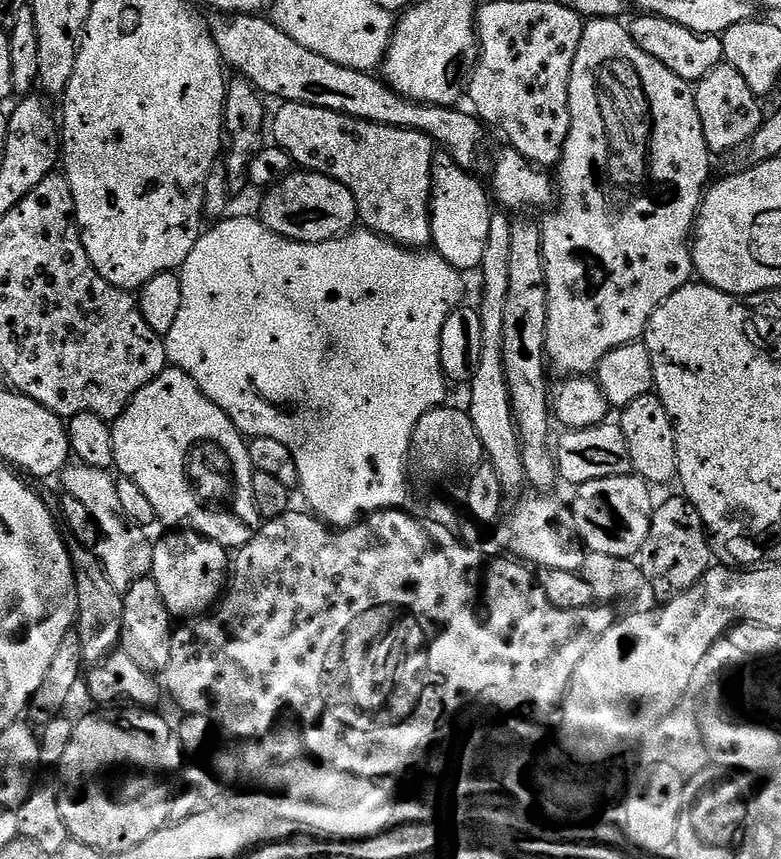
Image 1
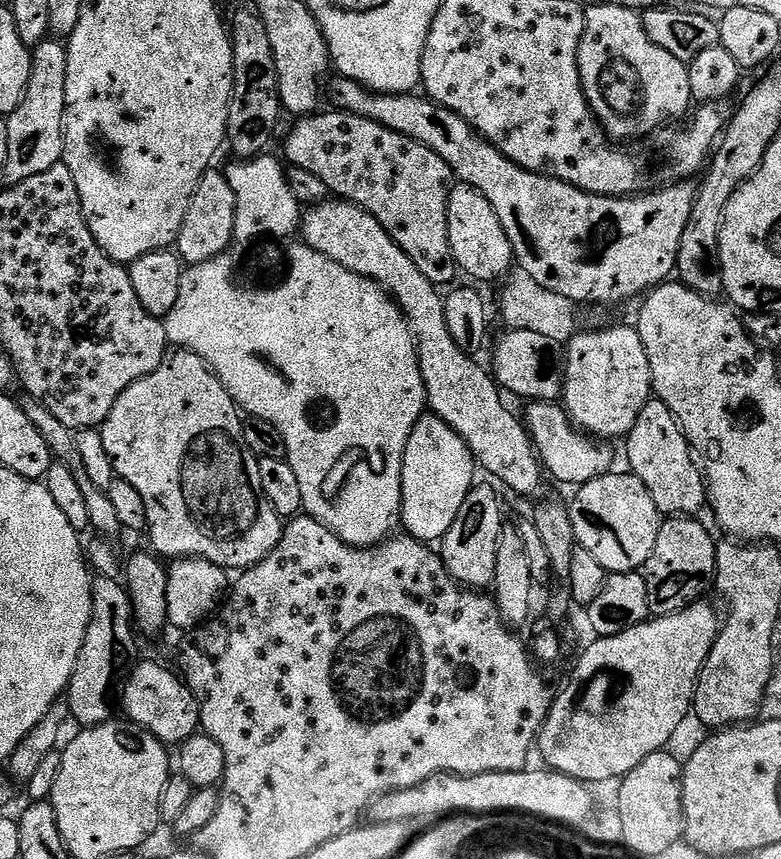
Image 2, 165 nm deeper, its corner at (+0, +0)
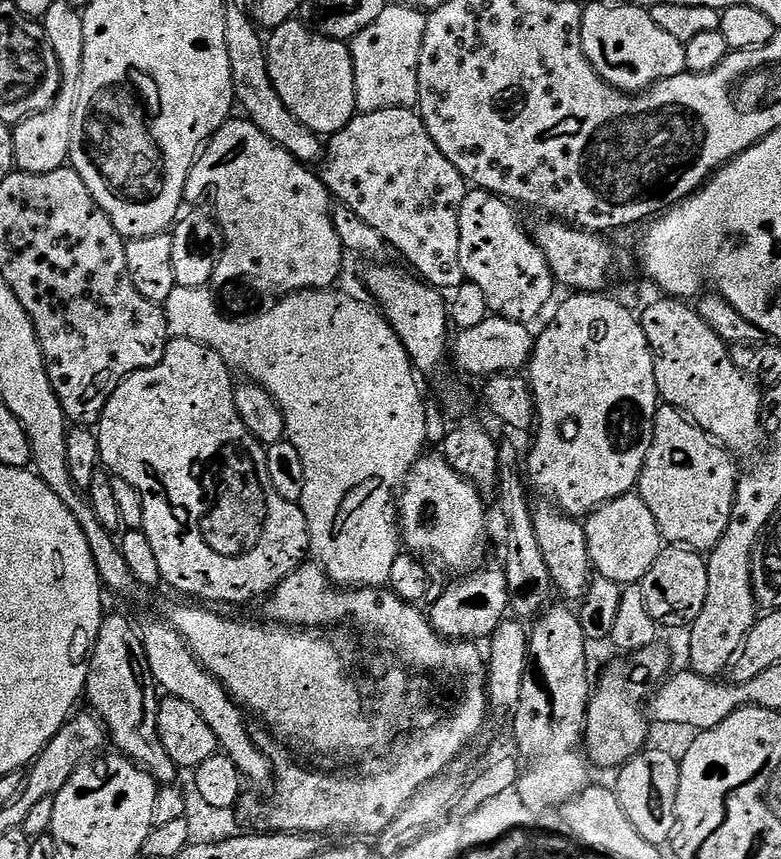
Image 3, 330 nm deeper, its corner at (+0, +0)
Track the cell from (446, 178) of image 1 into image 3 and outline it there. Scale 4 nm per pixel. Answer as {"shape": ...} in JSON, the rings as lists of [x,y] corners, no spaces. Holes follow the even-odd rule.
{"shape":[[[469,191],[468,197],[462,202],[458,218],[458,254],[465,281],[480,287],[482,294],[486,294],[489,313],[507,320],[532,322],[532,319],[551,302],[552,295],[558,291],[558,285],[542,250],[529,233],[528,236],[524,233],[515,211],[517,212],[517,209],[509,201],[502,196],[495,196],[493,192]]]}

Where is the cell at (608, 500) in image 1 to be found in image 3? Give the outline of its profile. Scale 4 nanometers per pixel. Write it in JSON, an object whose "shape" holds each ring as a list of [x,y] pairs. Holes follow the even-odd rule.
{"shape":[[[639,494],[620,496],[601,508],[597,508],[584,524],[586,542],[590,550],[593,569],[599,575],[618,582],[621,586],[643,581],[650,566],[662,551],[662,537],[650,506]]]}

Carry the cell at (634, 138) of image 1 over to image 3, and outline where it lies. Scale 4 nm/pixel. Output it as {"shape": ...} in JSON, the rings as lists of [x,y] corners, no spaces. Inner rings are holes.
{"shape":[[[587,5],[582,14],[582,50],[594,70],[611,88],[635,94],[659,80],[686,71],[686,50],[668,31],[654,22],[651,11],[634,6]]]}

